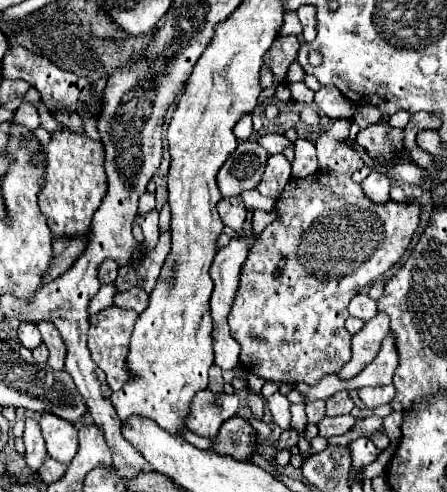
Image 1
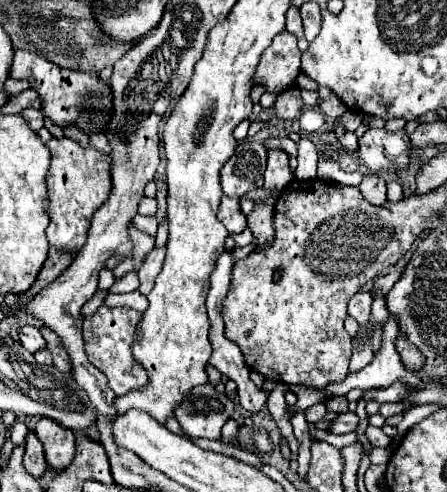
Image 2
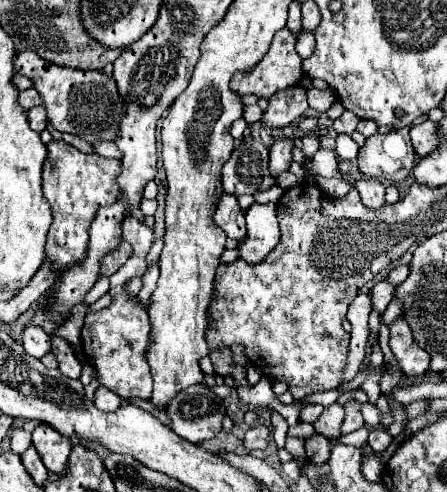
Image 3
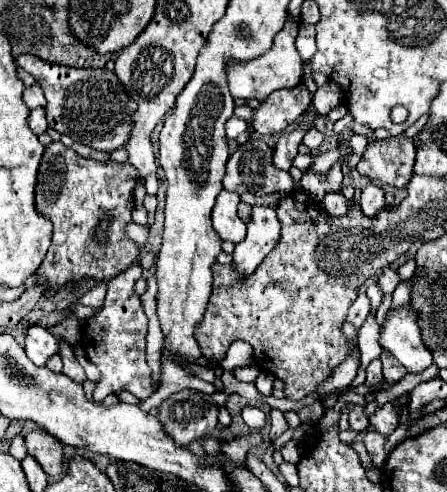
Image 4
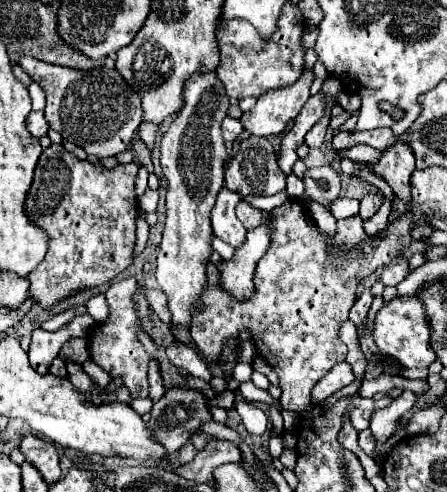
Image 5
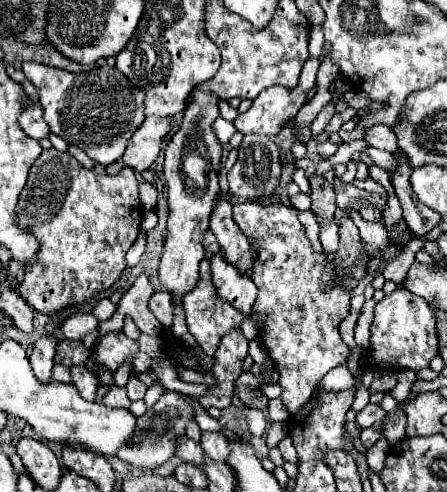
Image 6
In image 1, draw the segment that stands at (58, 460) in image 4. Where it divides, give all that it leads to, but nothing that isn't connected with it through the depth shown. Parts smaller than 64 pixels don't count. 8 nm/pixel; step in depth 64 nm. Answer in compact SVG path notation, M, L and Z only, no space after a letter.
M44 412L40 418L42 436L46 440L48 454L60 462L70 462L76 456L78 450L78 430L74 424L68 424L66 420L60 420L58 416L52 416L50 412Z

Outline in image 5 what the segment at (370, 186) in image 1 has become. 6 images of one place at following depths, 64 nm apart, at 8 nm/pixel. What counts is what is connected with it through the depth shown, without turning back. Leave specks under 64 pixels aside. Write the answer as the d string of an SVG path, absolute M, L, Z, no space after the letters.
M368 192L368 194L362 198L362 202L360 202L360 216L362 216L364 220L368 220L368 218L372 218L372 216L378 212L380 206L382 206L382 196L378 196L378 194L374 194L374 192Z

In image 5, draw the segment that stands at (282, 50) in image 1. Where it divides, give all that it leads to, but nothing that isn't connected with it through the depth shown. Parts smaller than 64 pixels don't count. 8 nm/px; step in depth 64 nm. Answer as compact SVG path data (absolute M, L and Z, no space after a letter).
M288 2L282 8L278 30L270 40L262 40L254 26L246 20L228 20L218 22L216 26L216 38L220 40L220 66L218 66L218 78L226 86L226 94L230 98L246 98L254 96L260 98L264 92L270 92L272 88L284 88L292 86L304 70L304 48L300 44L300 36L304 30L304 18L292 2Z

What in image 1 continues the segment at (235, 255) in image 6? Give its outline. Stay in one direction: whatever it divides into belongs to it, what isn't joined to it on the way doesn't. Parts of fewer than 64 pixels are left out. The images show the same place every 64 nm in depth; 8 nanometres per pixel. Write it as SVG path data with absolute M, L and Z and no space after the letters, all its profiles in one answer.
M222 198L218 202L218 212L220 218L226 226L230 226L232 230L242 230L244 228L244 220L246 220L246 208L242 204L242 198Z

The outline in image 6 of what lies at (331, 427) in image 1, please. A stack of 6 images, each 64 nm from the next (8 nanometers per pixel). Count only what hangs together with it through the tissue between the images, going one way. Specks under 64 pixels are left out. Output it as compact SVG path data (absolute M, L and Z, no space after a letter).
M368 404L364 410L360 410L356 414L356 424L358 424L358 428L368 428L376 420L382 420L384 416L386 416L386 412L378 404Z

